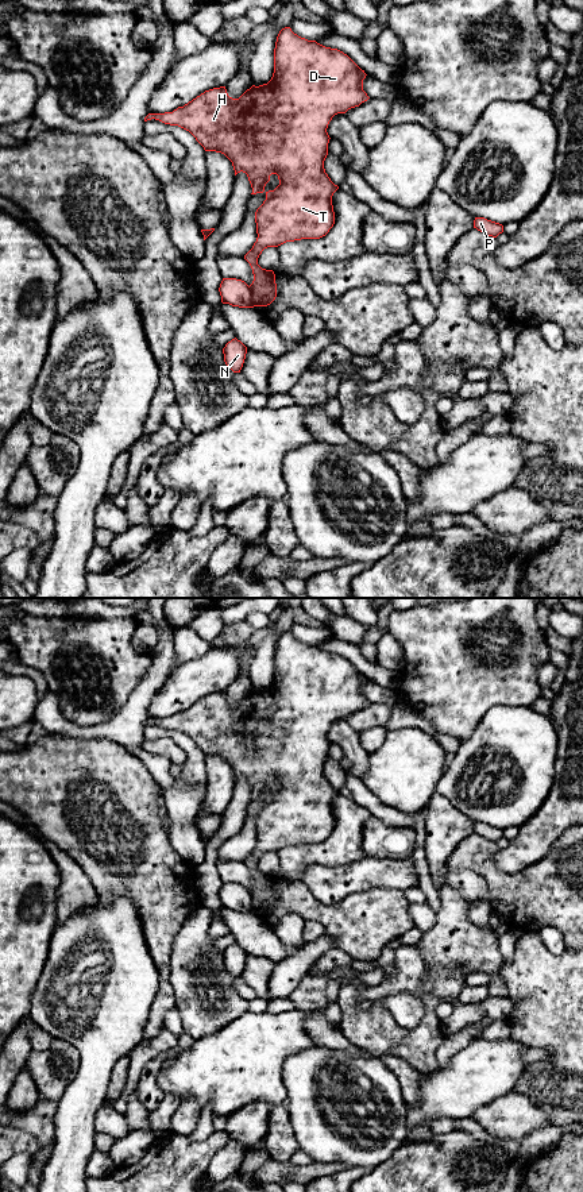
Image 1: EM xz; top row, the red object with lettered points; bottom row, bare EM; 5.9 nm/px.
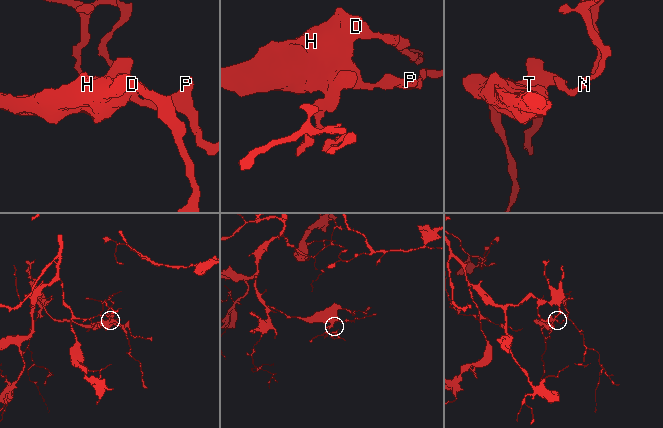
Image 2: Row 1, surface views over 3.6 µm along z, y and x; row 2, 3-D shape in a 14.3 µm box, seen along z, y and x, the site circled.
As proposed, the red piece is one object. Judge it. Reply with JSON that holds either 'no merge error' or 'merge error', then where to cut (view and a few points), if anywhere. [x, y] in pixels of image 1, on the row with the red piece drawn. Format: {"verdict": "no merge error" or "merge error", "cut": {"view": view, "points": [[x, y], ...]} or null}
{"verdict": "merge error", "cut": {"view": "xz", "points": [[248, 286], [255, 305]]}}

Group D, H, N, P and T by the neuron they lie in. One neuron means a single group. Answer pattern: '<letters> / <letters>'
D H P T / N

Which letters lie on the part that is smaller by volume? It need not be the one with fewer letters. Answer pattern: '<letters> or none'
N

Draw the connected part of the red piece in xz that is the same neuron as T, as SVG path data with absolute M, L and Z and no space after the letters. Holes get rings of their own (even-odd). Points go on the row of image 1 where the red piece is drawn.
M290 27L279 31L274 49L274 73L267 84L247 89L239 99L228 96L225 86L205 90L184 107L173 112L148 113L144 121L155 119L165 124L178 126L189 131L205 151L224 154L233 166L235 175L246 173L252 188L251 194L266 193L266 200L255 212L256 242L244 255L254 274L250 285L255 306L267 306L277 297L275 274L273 270L262 269L258 258L267 247L278 247L286 242L301 239L320 239L325 236L335 224L335 212L332 196L339 189L324 169L324 161L328 155L329 135L328 124L337 113L345 113L348 109L359 107L370 97L363 90L362 70L347 54L337 49L325 47L316 40L308 40L298 36ZM277 174L279 185L274 190L265 190L270 175Z

